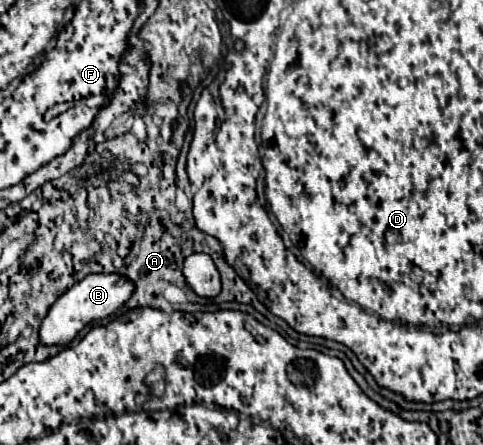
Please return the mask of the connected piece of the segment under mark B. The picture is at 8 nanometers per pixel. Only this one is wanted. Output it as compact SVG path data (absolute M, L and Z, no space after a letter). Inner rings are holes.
M88 274L84 280L76 282L66 294L62 294L54 306L50 308L48 316L40 326L40 342L42 344L68 344L84 326L94 320L106 318L114 314L124 302L130 300L134 292L134 282L120 274Z

